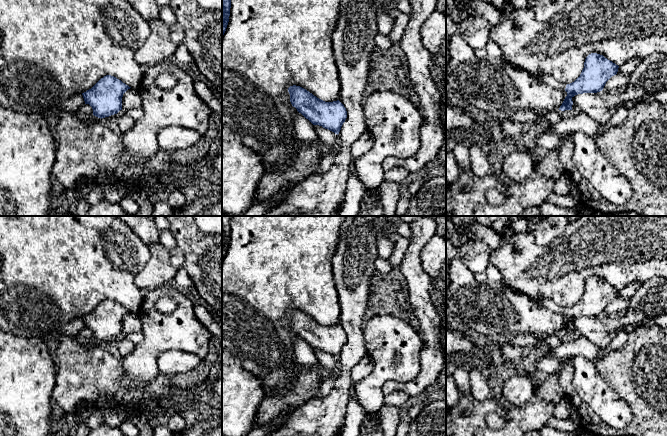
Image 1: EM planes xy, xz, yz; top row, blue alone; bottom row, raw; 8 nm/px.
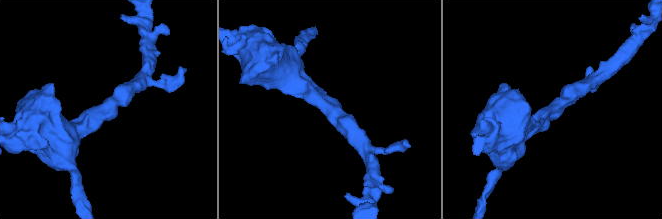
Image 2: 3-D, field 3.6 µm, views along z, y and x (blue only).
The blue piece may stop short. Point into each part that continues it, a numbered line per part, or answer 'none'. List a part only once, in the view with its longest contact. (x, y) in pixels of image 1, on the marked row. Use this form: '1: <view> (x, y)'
none

